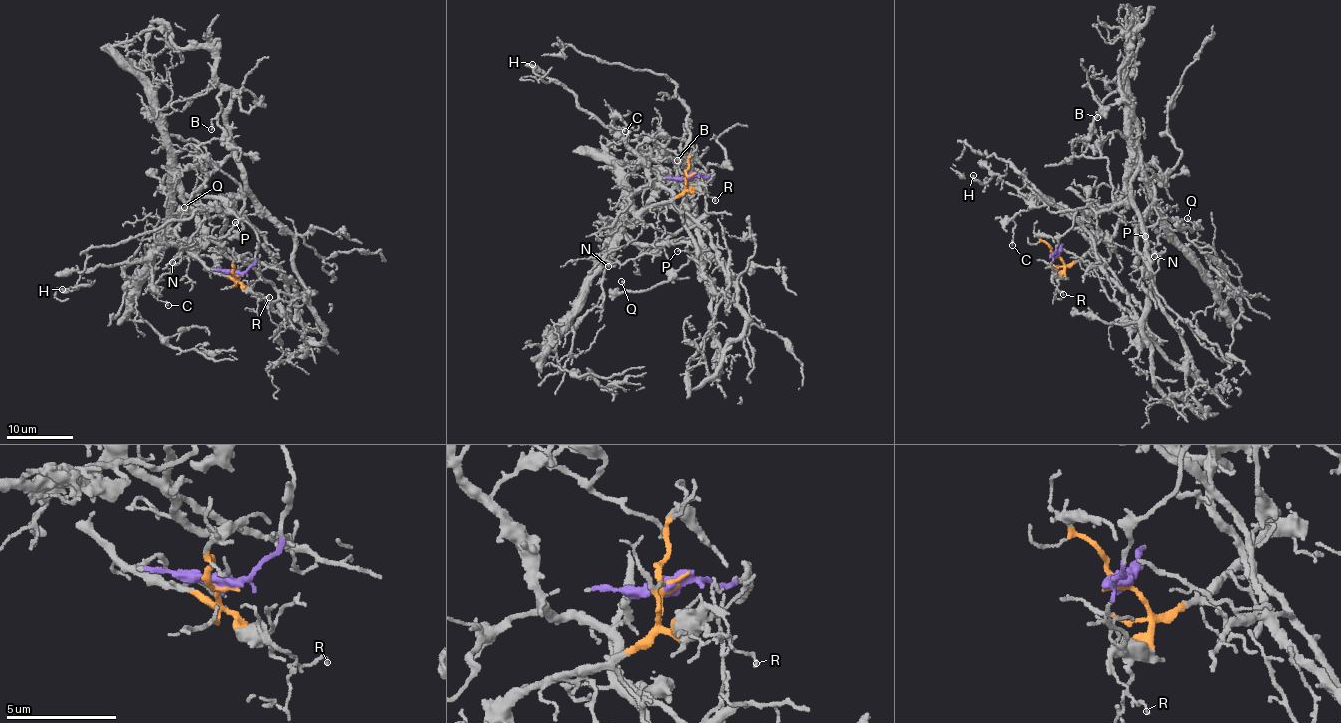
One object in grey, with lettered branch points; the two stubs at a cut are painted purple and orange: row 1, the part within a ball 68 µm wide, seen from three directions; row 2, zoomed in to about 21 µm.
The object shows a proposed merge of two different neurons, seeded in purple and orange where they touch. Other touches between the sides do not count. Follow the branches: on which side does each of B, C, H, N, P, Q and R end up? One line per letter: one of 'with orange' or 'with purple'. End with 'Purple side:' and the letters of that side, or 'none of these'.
B: with purple
C: with orange
H: with orange
N: with orange
P: with purple
Q: with purple
R: with orange
Purple side: B, P, Q

